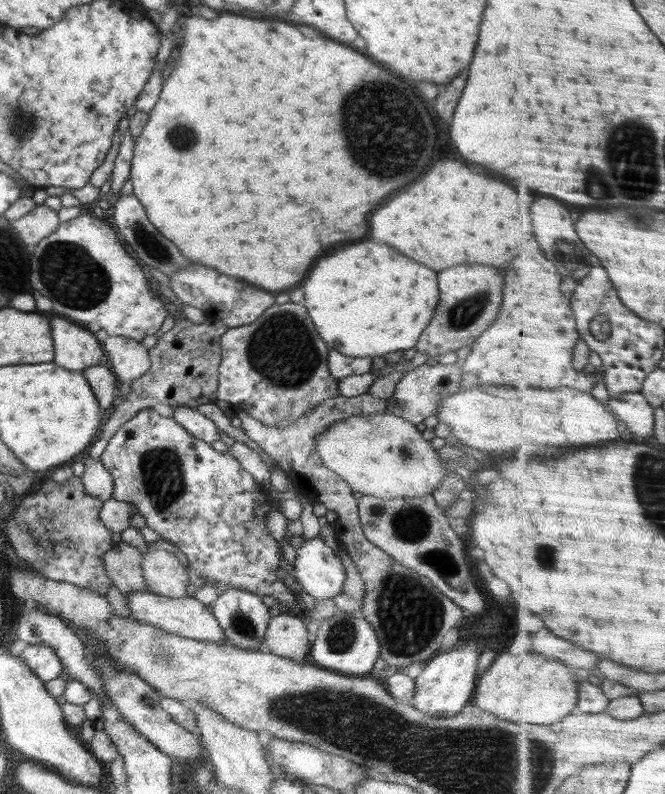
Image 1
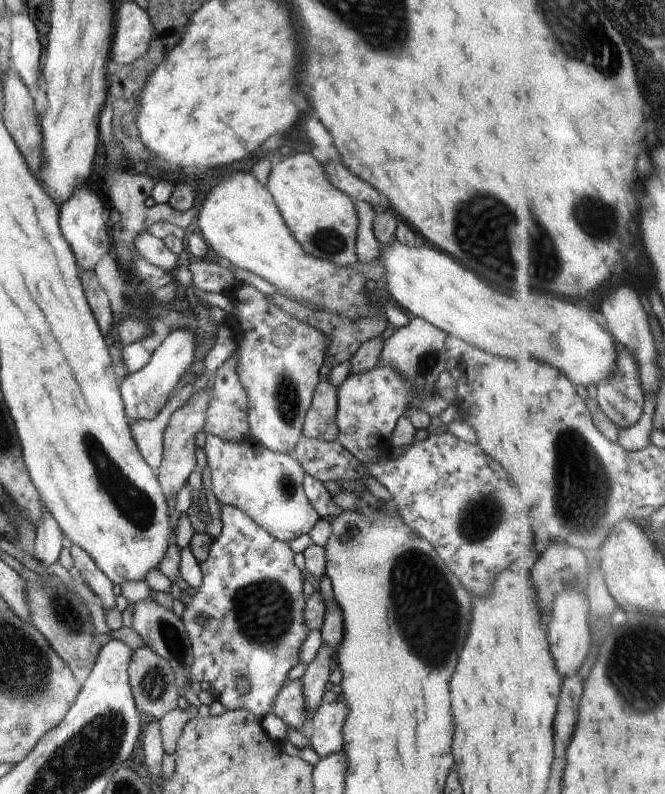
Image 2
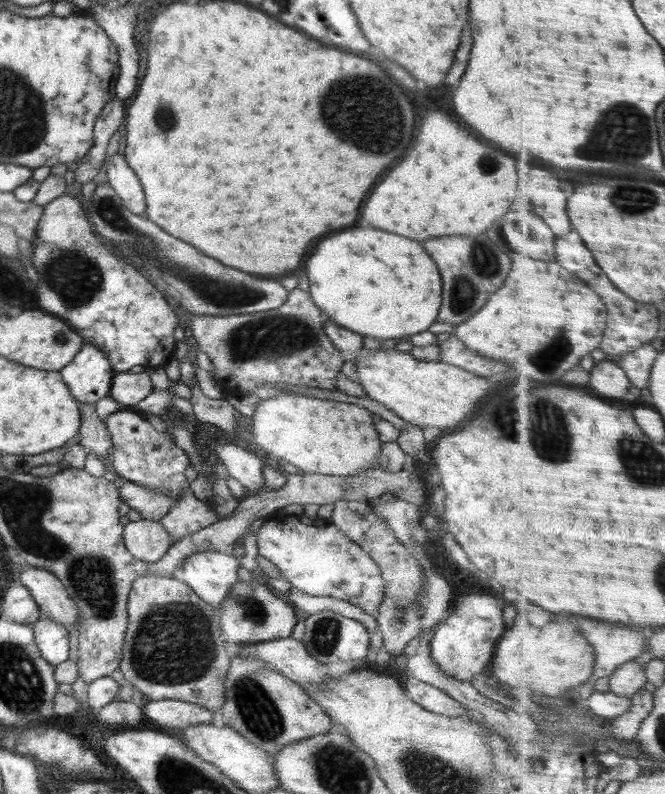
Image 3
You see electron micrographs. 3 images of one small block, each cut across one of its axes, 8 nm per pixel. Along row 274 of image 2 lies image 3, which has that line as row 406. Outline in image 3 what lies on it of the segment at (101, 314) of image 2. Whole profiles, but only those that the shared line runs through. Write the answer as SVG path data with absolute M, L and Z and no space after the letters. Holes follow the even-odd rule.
M79 403L81 427L76 441L98 458L107 460L113 452L111 436L105 422L96 414L96 404Z

